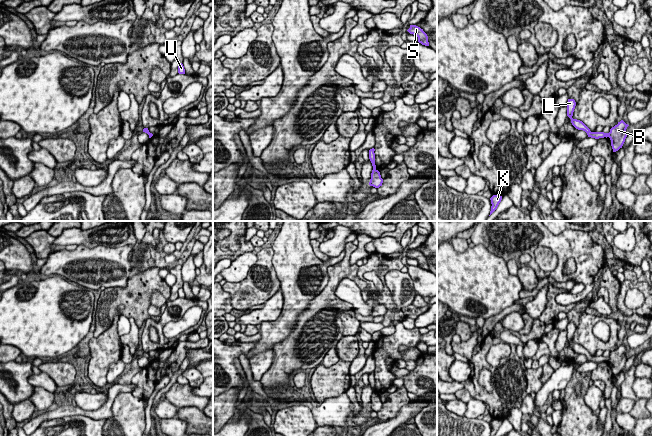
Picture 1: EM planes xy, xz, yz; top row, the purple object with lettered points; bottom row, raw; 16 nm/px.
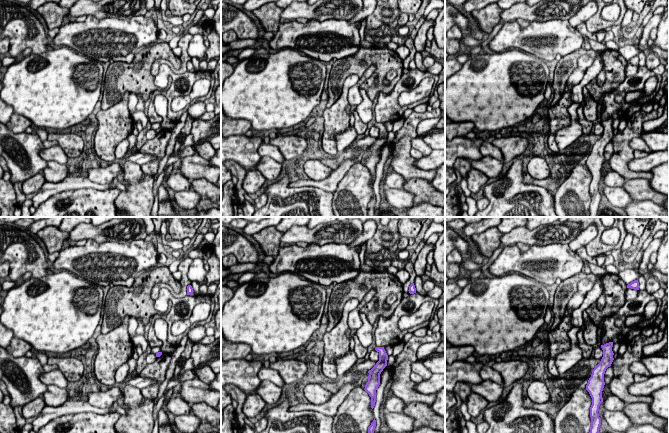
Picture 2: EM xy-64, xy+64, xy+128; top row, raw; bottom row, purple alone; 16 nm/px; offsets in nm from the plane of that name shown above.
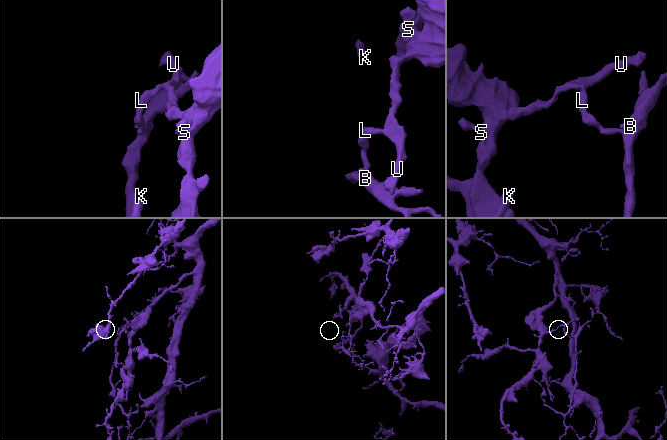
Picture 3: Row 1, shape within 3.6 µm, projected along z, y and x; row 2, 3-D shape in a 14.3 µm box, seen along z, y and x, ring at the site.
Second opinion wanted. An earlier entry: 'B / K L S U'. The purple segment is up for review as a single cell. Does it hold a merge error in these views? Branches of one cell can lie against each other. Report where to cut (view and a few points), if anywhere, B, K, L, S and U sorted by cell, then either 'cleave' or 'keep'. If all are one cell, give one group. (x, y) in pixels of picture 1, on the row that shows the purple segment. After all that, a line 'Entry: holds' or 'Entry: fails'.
yz (608, 133), (609, 136) | B / K L S U | cleave
Entry: holds

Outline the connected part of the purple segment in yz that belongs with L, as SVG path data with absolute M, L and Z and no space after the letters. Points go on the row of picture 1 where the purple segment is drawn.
M568 99L567 102L567 116L571 119L572 125L578 129L578 130L583 130L587 133L588 137L599 139L599 138L604 138L604 137L609 137L609 133L604 133L604 132L591 132L590 129L580 120L573 119L573 112L576 106L576 102L574 99Z

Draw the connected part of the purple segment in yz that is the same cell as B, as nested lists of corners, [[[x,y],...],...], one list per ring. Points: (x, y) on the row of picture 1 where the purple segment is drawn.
[[[621,120],[617,125],[610,129],[609,138],[611,140],[613,152],[616,152],[622,148],[627,137],[626,129],[628,126],[628,124]]]

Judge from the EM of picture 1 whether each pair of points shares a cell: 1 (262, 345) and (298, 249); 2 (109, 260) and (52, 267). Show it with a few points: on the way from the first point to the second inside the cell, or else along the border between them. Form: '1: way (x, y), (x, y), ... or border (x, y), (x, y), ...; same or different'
1: way (286, 321), (295, 303), (296, 273); same
2: way (95, 262), (89, 265), (66, 265); same

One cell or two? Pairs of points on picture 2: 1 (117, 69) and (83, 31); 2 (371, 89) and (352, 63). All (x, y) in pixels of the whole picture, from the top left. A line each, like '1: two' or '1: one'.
1: two
2: one

